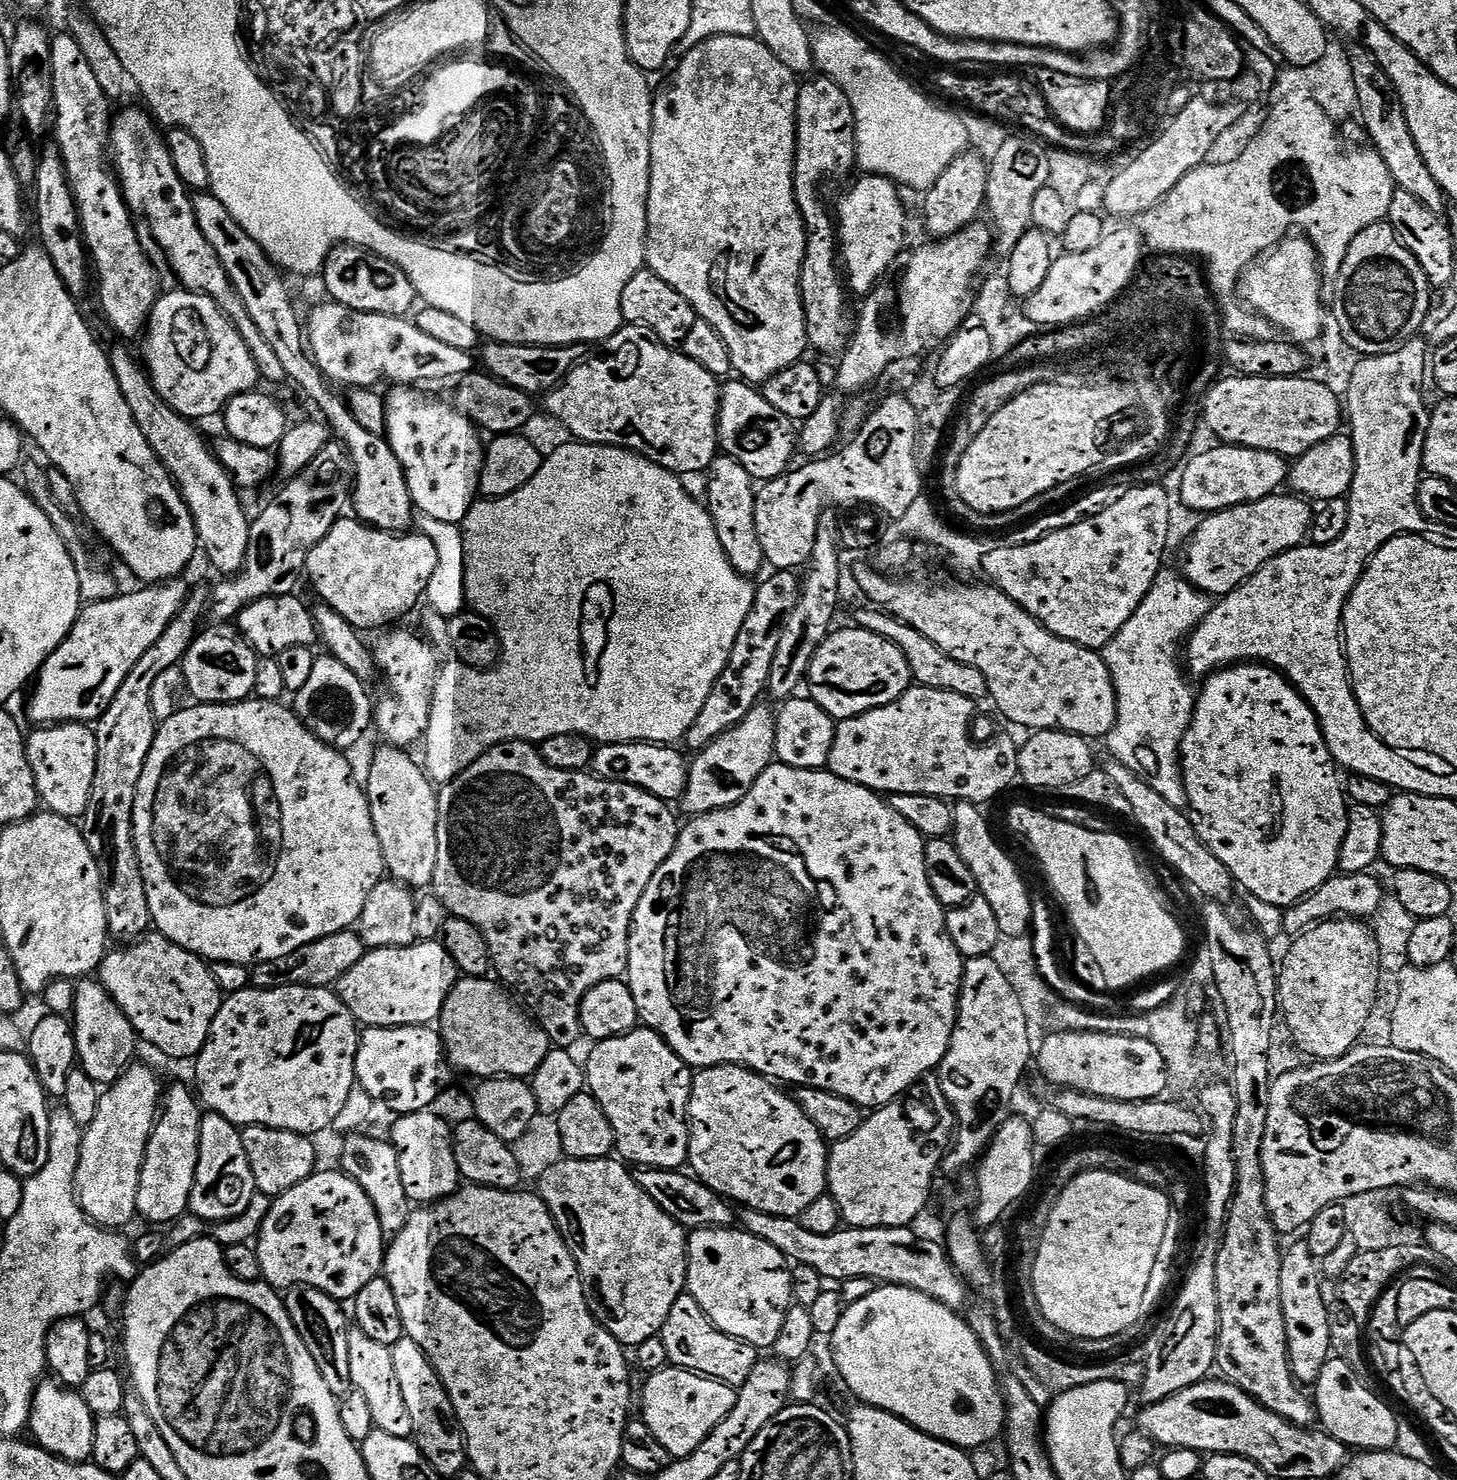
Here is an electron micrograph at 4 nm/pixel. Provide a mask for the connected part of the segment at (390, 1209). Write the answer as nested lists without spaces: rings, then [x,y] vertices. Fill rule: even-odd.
[[[348,1134],[343,1137],[344,1149],[340,1152],[339,1167],[347,1176],[354,1178],[362,1190],[366,1190],[382,1230],[386,1234],[395,1234],[406,1226],[410,1211],[410,1201],[402,1186],[402,1174],[398,1174],[398,1154],[387,1139],[375,1140],[372,1136],[364,1135],[368,1134]]]

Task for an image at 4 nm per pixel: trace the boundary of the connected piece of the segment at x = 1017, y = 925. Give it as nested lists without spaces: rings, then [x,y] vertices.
[[[957,803],[952,809],[952,830],[950,839],[955,844],[962,862],[970,866],[974,874],[979,895],[990,902],[994,918],[998,918],[1001,937],[1029,935],[1032,926],[1032,906],[1034,897],[1028,893],[1028,884],[1016,864],[1004,853],[1004,848],[992,837],[992,828],[983,816],[981,809],[974,804]]]

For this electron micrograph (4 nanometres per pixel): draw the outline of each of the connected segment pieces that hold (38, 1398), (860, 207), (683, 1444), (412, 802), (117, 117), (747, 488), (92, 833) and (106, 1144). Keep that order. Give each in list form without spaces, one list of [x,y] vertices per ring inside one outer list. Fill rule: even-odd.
[[[44,1378],[37,1383],[28,1428],[32,1432],[31,1439],[39,1447],[63,1460],[91,1461],[95,1425],[96,1417],[93,1416],[90,1406],[86,1406],[86,1402],[80,1397],[79,1391],[52,1378]]]
[[[871,174],[859,178],[836,208],[834,204],[834,220],[838,225],[838,256],[847,287],[863,298],[888,275],[892,264],[905,251],[904,204],[900,201],[901,189],[893,181]]]
[[[669,1366],[661,1372],[651,1373],[644,1384],[644,1412],[642,1419],[654,1438],[666,1446],[666,1450],[674,1458],[688,1456],[730,1414],[730,1410],[736,1405],[737,1389],[721,1380],[711,1380],[708,1376],[699,1376],[696,1372],[687,1372],[684,1368]]]
[[[381,743],[380,749],[372,756],[372,765],[368,768],[368,784],[366,780],[366,791],[368,793],[368,805],[370,806],[370,818],[374,822],[374,830],[378,834],[378,842],[382,846],[382,858],[384,859],[384,866],[387,875],[391,879],[400,881],[402,884],[407,885],[412,890],[418,890],[418,888],[427,889],[431,885],[434,878],[434,865],[438,862],[438,802],[440,797],[438,795],[437,785],[433,784],[428,778],[428,773],[424,771],[423,767],[418,763],[411,755],[411,751],[395,748],[389,744]]]
[[[124,106],[112,117],[112,134],[110,152],[114,157],[114,171],[124,190],[124,201],[133,213],[148,219],[152,227],[152,236],[158,247],[164,251],[170,267],[176,271],[183,287],[189,292],[199,292],[201,296],[209,296],[216,305],[232,319],[232,324],[242,334],[242,342],[250,350],[254,362],[260,371],[260,380],[269,380],[272,384],[289,383],[286,369],[274,355],[274,350],[262,338],[258,326],[254,326],[254,318],[246,312],[242,298],[236,293],[236,287],[230,282],[218,254],[214,254],[214,246],[206,242],[206,234],[198,230],[198,222],[194,218],[192,196],[185,188],[182,178],[178,178],[178,170],[174,170],[174,162],[170,158],[168,141],[165,133],[158,127],[157,121],[138,106]]]
[[[720,454],[708,467],[706,479],[708,479],[706,507],[708,513],[712,515],[714,530],[718,530],[718,542],[722,542],[722,550],[726,550],[730,566],[734,566],[734,570],[738,570],[740,576],[759,577],[765,571],[763,568],[766,568],[766,561],[762,542],[758,542],[757,489],[754,487],[752,475],[746,470],[746,466],[742,466],[742,462],[738,462],[733,456]]]
[[[193,587],[180,612],[166,626],[162,638],[138,658],[134,670],[126,674],[126,682],[118,686],[114,702],[95,721],[94,731],[98,758],[94,770],[94,786],[90,790],[90,802],[82,817],[82,831],[94,862],[98,862],[98,874],[104,887],[108,935],[113,941],[127,946],[144,939],[153,927],[150,902],[146,902],[146,886],[134,842],[134,798],[138,794],[138,782],[142,782],[142,770],[146,770],[146,758],[154,746],[158,722],[150,706],[150,690],[162,670],[177,667],[183,661],[188,648],[201,631],[205,619],[210,592],[206,587]]]
[[[139,1062],[101,1091],[98,1114],[84,1128],[76,1171],[76,1198],[93,1224],[124,1230],[132,1219],[137,1219],[140,1167],[161,1104],[162,1087],[156,1081],[155,1070]]]

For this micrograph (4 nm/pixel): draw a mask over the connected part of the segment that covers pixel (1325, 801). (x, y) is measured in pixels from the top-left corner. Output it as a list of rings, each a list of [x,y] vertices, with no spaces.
[[[1241,662],[1219,672],[1213,672],[1203,681],[1204,689],[1199,689],[1192,709],[1192,721],[1184,731],[1180,743],[1180,759],[1178,765],[1184,780],[1184,793],[1188,796],[1188,808],[1194,817],[1196,832],[1202,842],[1230,870],[1233,881],[1240,884],[1256,900],[1269,904],[1272,908],[1283,910],[1292,907],[1302,898],[1309,896],[1318,886],[1325,884],[1331,876],[1337,875],[1342,850],[1342,838],[1346,838],[1350,804],[1346,799],[1342,780],[1336,777],[1338,765],[1333,760],[1326,746],[1326,738],[1322,734],[1320,724],[1316,720],[1314,710],[1296,691],[1294,685],[1288,683],[1288,677],[1259,662]]]

